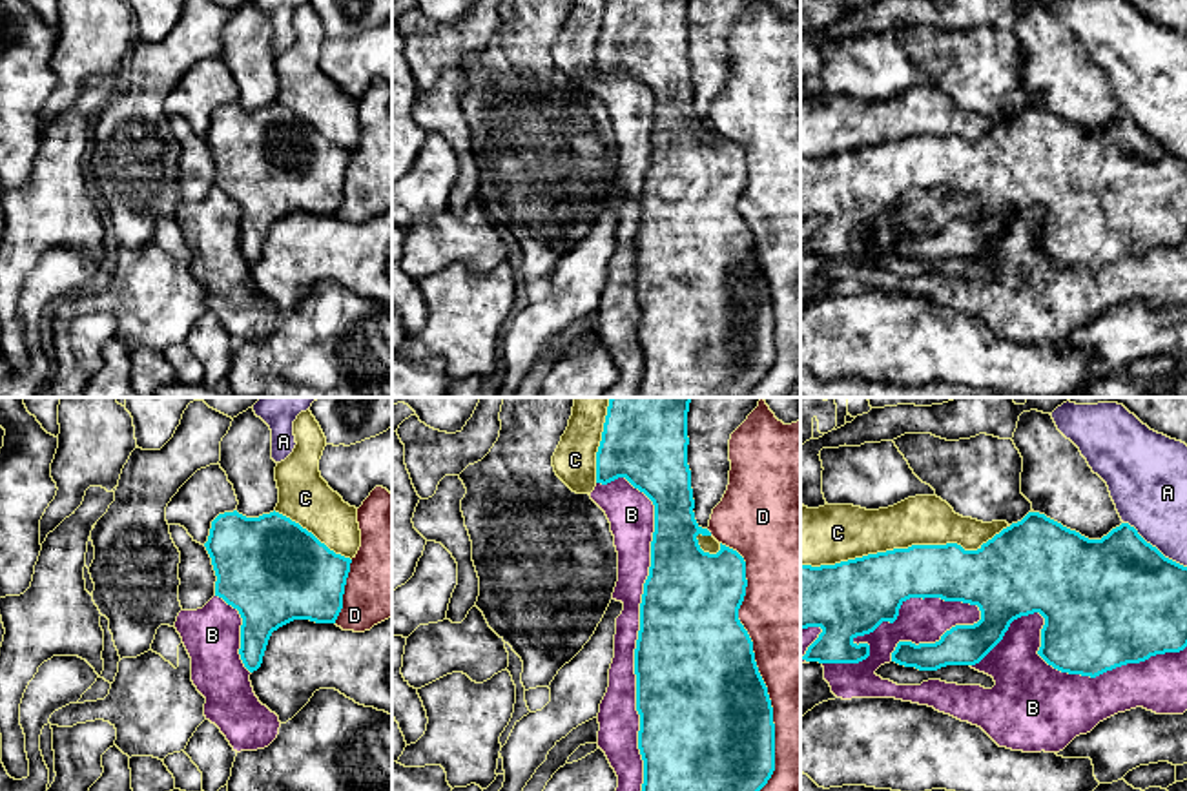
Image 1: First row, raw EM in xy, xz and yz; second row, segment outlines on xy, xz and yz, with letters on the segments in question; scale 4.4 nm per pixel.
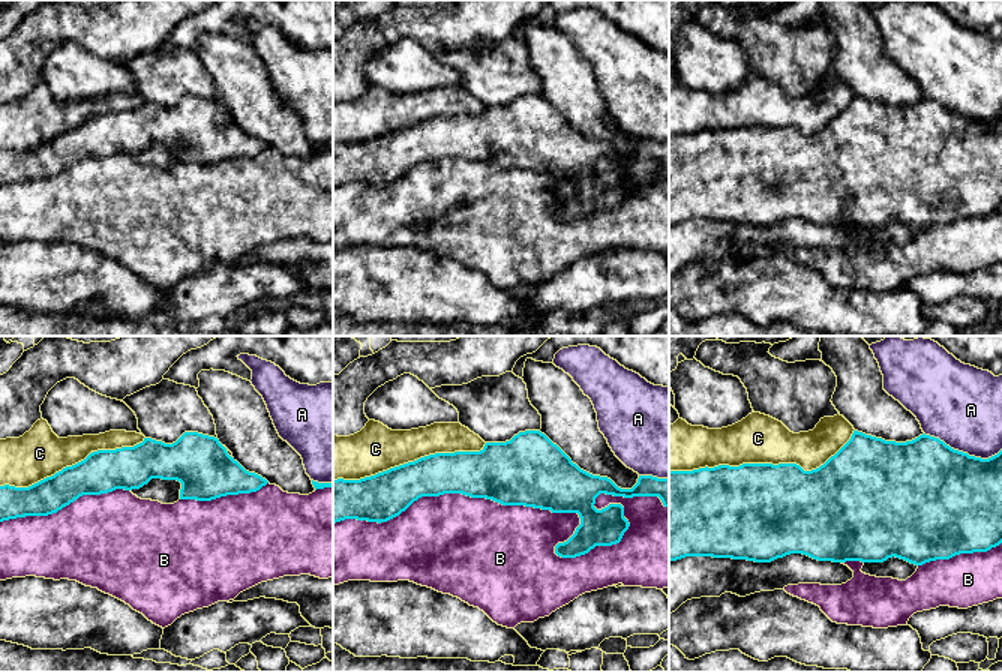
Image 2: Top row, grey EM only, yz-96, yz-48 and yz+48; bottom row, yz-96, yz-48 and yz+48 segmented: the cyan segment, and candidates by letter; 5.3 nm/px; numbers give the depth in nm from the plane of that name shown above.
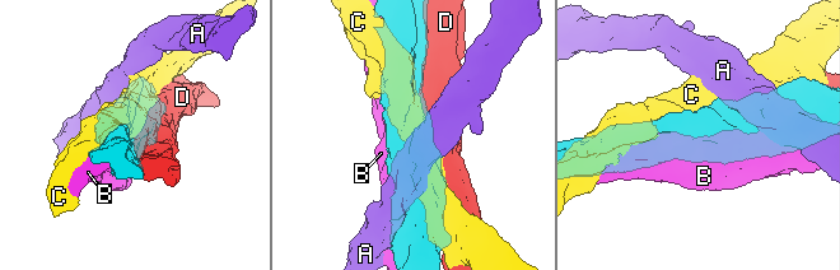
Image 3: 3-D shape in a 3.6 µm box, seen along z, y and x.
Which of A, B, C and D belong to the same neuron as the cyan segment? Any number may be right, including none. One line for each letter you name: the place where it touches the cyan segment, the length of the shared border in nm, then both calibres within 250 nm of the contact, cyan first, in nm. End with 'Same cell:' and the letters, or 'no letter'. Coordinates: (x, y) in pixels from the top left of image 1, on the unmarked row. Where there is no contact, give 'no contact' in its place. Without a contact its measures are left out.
Same cell: no letter

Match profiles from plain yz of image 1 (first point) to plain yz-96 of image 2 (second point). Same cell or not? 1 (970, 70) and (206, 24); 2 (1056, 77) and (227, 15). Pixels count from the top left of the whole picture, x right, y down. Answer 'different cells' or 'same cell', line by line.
1: different cells
2: different cells

